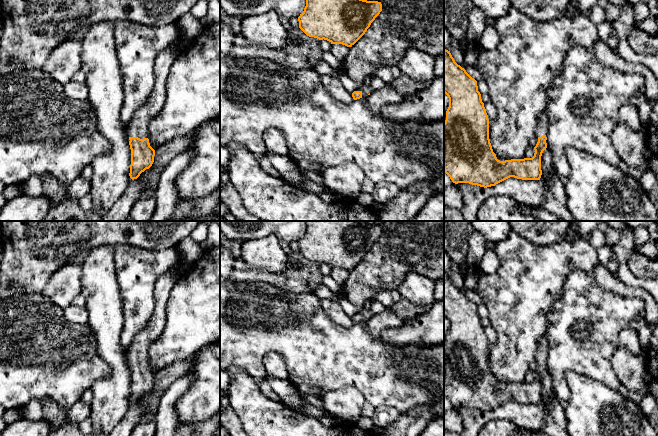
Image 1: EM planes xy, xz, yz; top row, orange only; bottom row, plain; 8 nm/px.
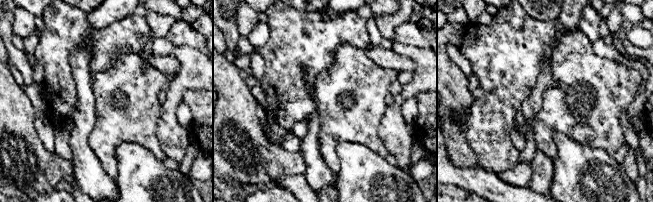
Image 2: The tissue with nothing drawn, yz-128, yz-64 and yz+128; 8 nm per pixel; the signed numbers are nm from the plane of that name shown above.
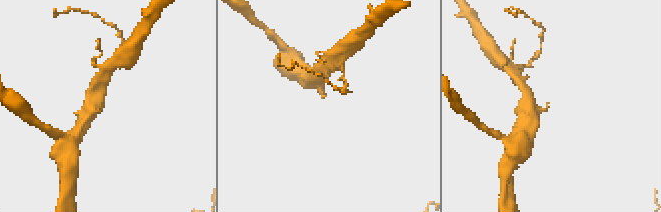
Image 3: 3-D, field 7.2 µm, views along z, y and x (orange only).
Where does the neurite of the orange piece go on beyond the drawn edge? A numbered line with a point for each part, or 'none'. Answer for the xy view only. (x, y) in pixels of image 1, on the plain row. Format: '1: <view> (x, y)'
1: xy (138, 351)

